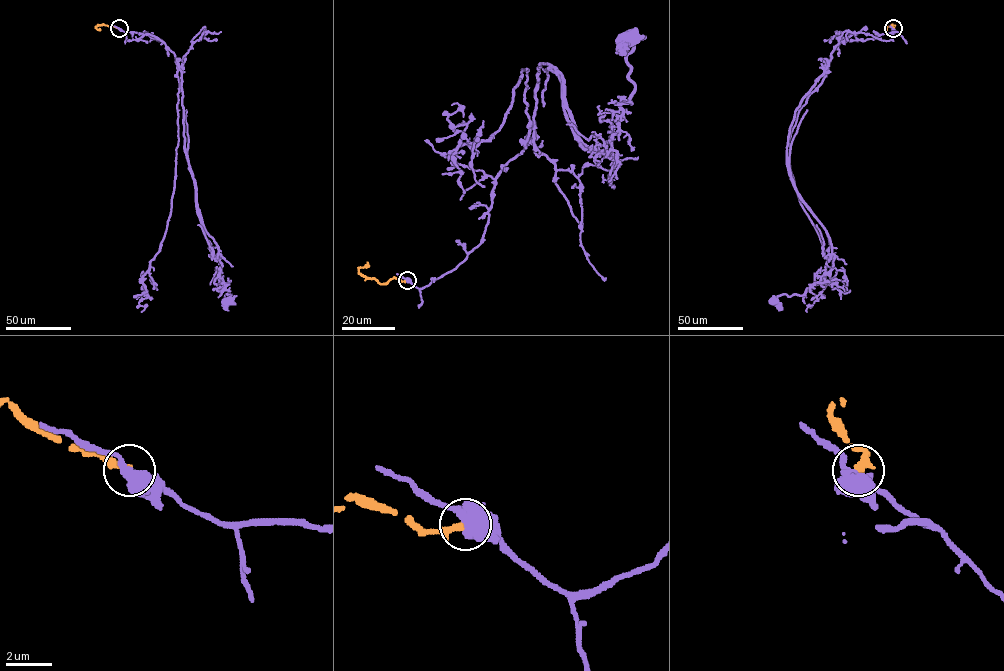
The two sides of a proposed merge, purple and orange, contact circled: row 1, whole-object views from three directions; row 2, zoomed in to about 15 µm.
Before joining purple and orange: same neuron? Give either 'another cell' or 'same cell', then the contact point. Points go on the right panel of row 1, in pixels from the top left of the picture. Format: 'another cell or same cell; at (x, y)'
another cell; at (893, 28)

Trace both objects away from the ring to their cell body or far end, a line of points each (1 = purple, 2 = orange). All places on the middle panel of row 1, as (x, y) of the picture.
1: (407, 280), (423, 288), (480, 243), (495, 177), (533, 138), (540, 64), (580, 139), (616, 157), (630, 35)
2: (407, 280), (394, 277), (379, 283), (366, 278), (358, 268), (367, 262)

